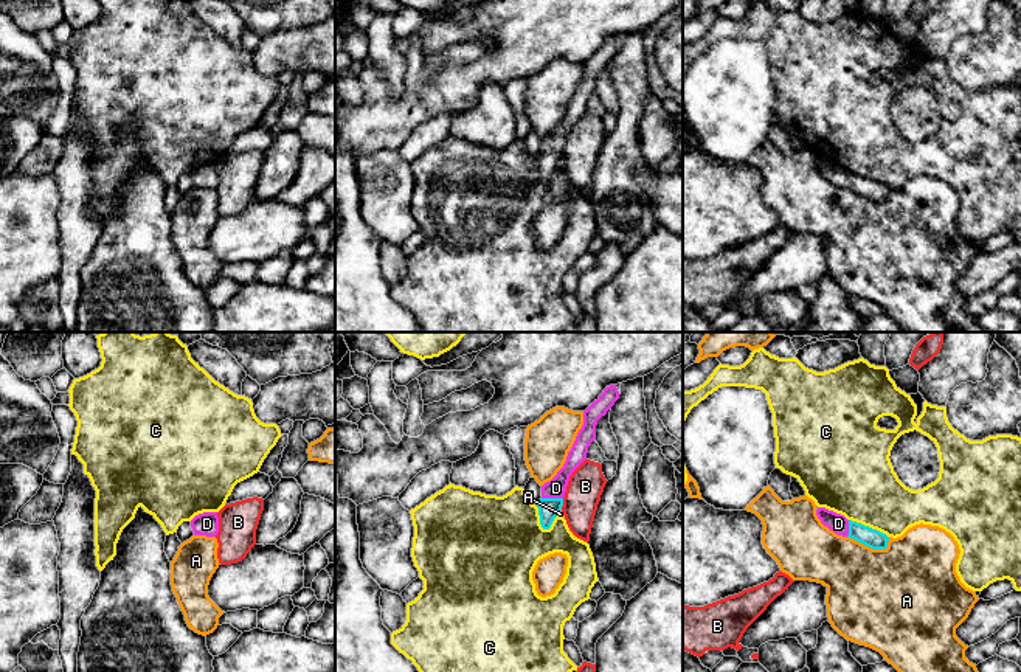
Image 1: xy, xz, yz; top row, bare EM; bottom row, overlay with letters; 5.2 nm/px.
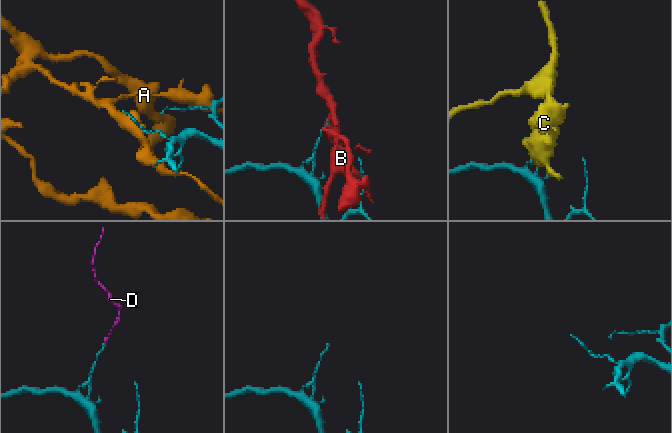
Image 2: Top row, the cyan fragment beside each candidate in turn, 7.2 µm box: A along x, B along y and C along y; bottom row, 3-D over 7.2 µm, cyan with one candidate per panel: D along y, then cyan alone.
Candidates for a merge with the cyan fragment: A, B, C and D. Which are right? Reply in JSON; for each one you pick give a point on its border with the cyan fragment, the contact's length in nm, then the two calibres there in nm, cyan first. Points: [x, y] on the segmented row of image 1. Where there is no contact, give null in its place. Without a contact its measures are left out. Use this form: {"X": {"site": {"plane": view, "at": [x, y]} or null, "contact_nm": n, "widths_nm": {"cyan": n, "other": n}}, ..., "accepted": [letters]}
{"D": {"site": {"plane": "xz", "at": [553, 498]}, "contact_nm": 110, "widths_nm": {"cyan": 110, "other": 100}}, "accepted": ["D"]}

